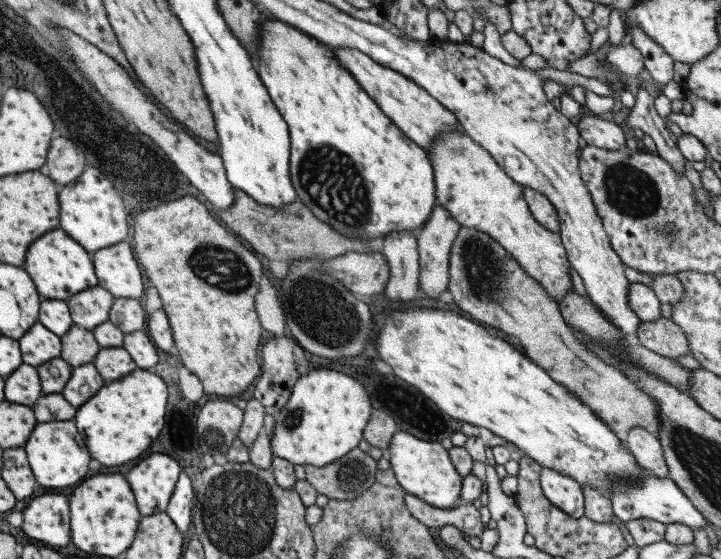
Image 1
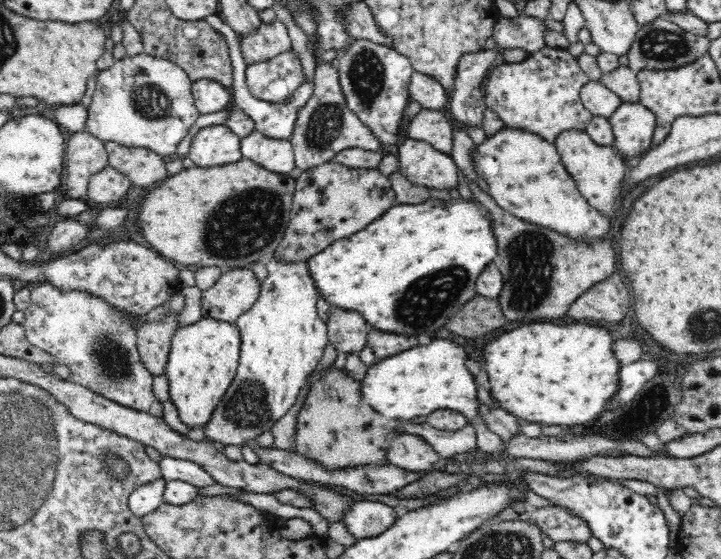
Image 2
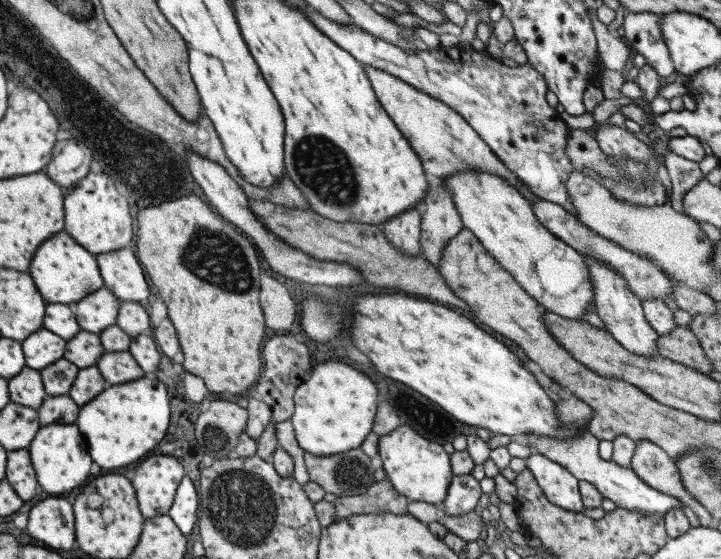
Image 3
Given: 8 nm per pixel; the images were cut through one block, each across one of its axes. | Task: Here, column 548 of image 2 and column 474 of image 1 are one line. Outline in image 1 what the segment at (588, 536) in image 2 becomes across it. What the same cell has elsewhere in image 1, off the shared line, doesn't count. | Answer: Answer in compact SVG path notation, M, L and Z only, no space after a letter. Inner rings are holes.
M405 493L404 499L412 517L428 528L442 529L452 525L468 536L480 536L486 530L480 512L472 504L460 503L451 509L441 509L412 494Z

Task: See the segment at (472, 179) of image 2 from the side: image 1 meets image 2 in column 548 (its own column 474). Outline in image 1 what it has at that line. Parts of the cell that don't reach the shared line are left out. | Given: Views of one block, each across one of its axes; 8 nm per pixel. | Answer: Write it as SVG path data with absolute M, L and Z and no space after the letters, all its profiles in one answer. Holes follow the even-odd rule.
M461 227L459 230L449 257L448 290L452 293L453 302L464 312L468 312L472 318L476 318L479 324L484 322L488 326L504 330L506 334L516 336L529 358L537 362L537 365L541 366L546 374L554 379L554 382L564 385L569 392L576 394L616 435L623 436L631 428L641 426L658 438L659 430L661 430L661 418L657 402L638 385L635 385L635 382L632 382L624 373L606 364L595 355L595 352L588 350L568 327L560 312L559 304L548 296L539 282L525 273L517 260L506 253L499 242L496 242L485 232L468 227Z

